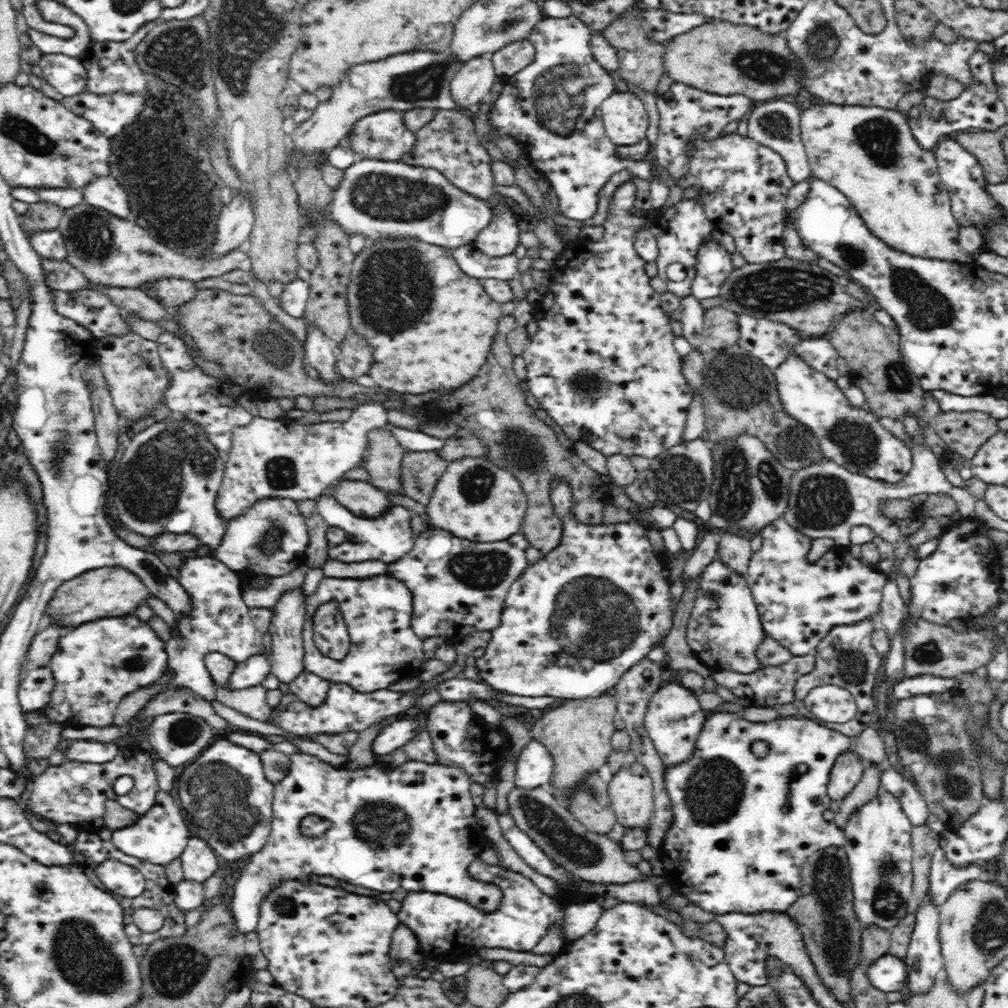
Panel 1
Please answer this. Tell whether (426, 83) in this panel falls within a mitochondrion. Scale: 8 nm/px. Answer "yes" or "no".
yes

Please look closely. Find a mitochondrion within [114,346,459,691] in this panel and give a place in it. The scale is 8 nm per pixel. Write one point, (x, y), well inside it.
(157, 473)

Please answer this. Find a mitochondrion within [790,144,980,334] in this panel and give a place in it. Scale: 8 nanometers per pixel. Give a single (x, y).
(926, 308)

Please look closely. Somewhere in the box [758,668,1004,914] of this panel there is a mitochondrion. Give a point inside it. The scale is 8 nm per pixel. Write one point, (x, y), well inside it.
(956, 785)

